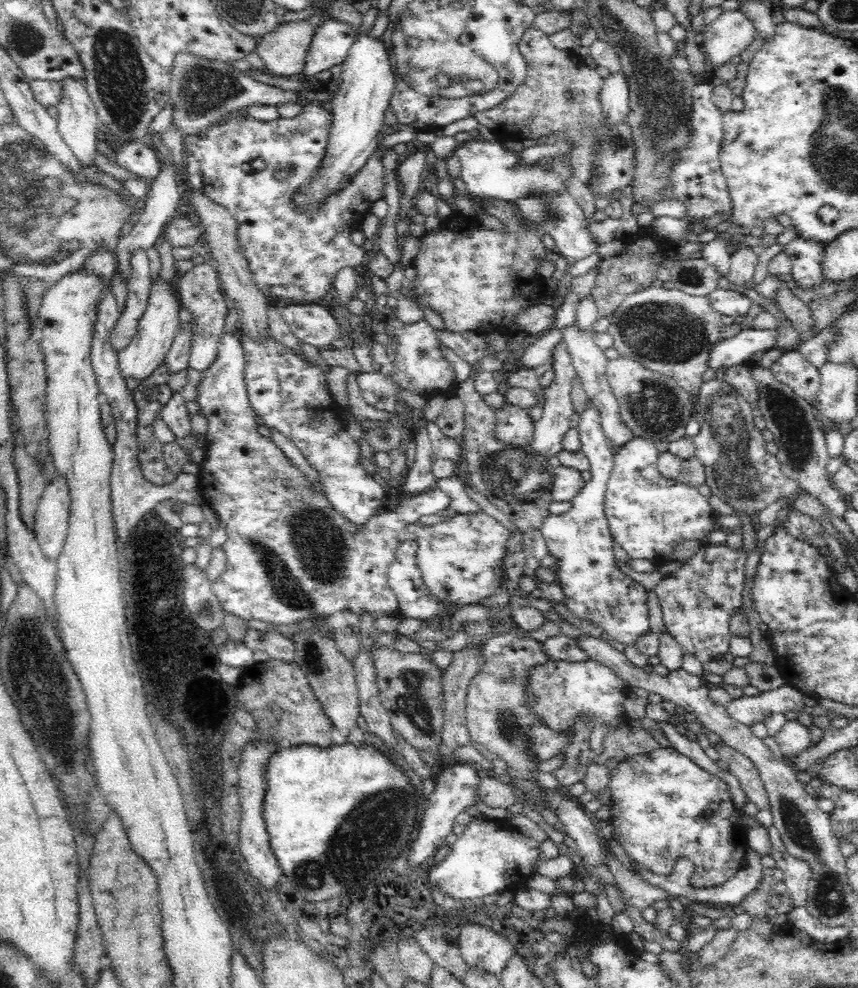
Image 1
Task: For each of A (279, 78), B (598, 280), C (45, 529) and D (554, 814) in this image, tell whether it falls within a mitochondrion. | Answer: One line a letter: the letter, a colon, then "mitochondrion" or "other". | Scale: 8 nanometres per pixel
A: other
B: other
C: other
D: other

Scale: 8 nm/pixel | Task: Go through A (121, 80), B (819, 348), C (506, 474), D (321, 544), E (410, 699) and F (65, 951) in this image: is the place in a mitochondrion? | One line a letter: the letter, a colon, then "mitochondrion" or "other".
A: mitochondrion
B: other
C: mitochondrion
D: mitochondrion
E: mitochondrion
F: other

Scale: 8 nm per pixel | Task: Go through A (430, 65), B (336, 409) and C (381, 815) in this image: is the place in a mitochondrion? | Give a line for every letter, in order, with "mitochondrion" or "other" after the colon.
A: mitochondrion
B: other
C: mitochondrion

